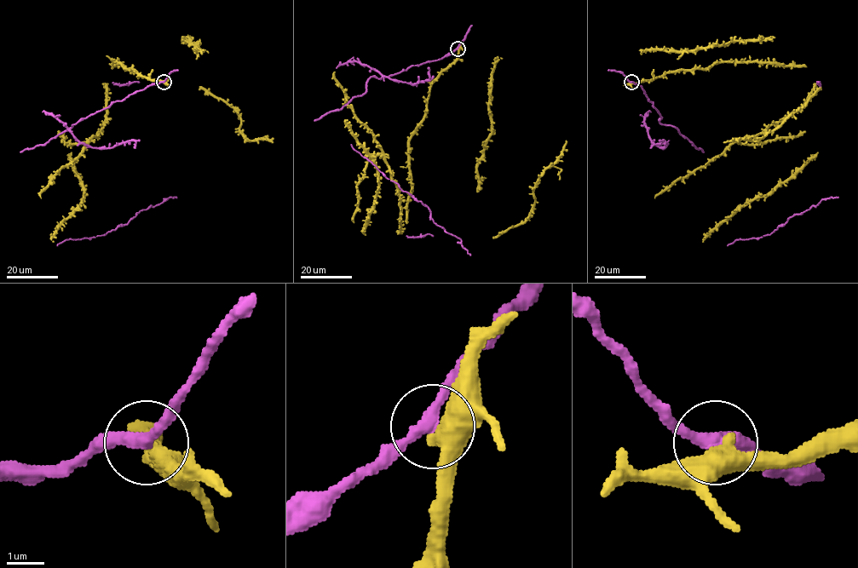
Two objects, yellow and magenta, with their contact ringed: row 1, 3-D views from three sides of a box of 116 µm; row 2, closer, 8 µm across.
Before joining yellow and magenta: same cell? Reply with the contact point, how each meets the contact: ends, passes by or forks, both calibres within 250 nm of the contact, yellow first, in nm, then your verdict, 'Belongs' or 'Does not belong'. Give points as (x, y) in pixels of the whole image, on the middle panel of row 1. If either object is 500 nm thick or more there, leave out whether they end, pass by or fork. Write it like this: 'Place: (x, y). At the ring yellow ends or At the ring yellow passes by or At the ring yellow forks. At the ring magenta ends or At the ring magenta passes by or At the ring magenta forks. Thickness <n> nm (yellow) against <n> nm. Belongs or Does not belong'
Place: (457, 48). At the ring yellow passes by. At the ring magenta passes by. Thickness 480 nm (yellow) against 320 nm. Does not belong

